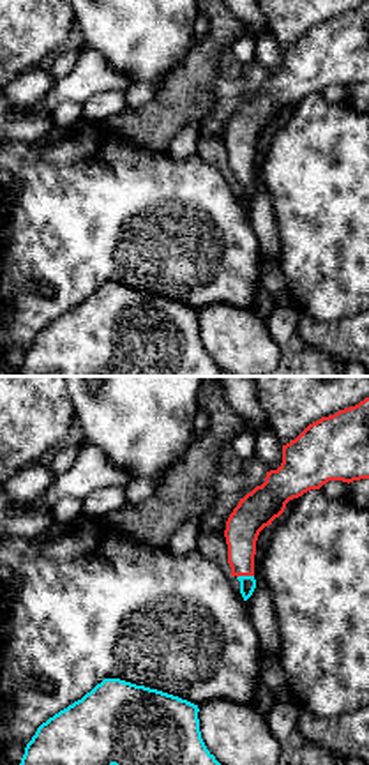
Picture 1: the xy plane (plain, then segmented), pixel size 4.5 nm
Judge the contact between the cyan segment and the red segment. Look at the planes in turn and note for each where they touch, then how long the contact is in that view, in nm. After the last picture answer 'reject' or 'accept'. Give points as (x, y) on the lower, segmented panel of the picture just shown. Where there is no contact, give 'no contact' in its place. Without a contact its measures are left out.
meets cyan at (244, 576); contact 80 nm long

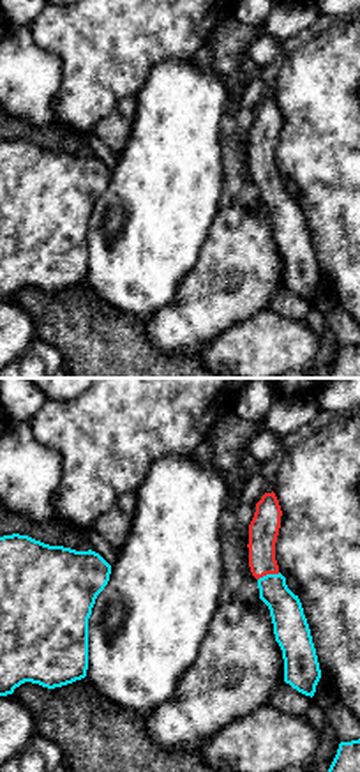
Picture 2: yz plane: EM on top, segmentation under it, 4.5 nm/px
meets cyan at (269, 575); contact 110 nm long

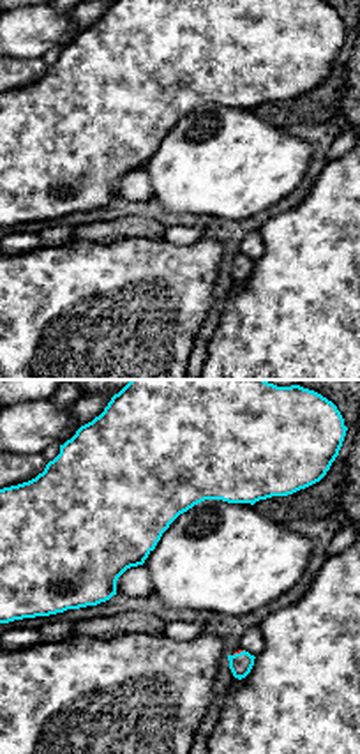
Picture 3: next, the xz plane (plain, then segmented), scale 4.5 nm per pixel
meets cyan at (240, 652); contact 60 nm long

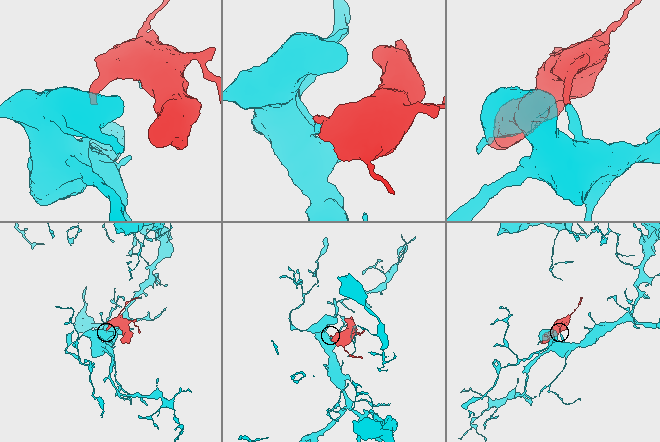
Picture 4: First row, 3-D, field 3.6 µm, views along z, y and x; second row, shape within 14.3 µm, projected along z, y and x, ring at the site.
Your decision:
accept

